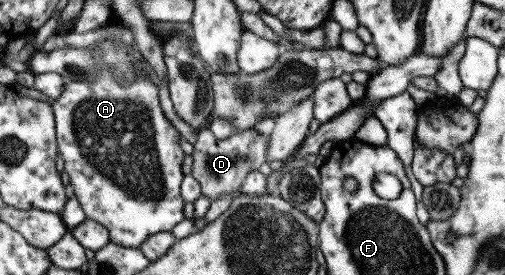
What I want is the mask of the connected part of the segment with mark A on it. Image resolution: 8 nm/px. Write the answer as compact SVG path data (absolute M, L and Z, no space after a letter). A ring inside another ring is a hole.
M134 59L130 67L133 69L130 84L118 84L108 67L100 67L94 80L64 84L62 94L50 105L57 151L64 160L63 169L85 218L100 223L108 231L110 243L132 248L137 248L150 235L171 232L185 219L182 211L184 201L179 192L183 178L179 135L161 113L156 84L144 69L138 67L138 62L144 61Z

